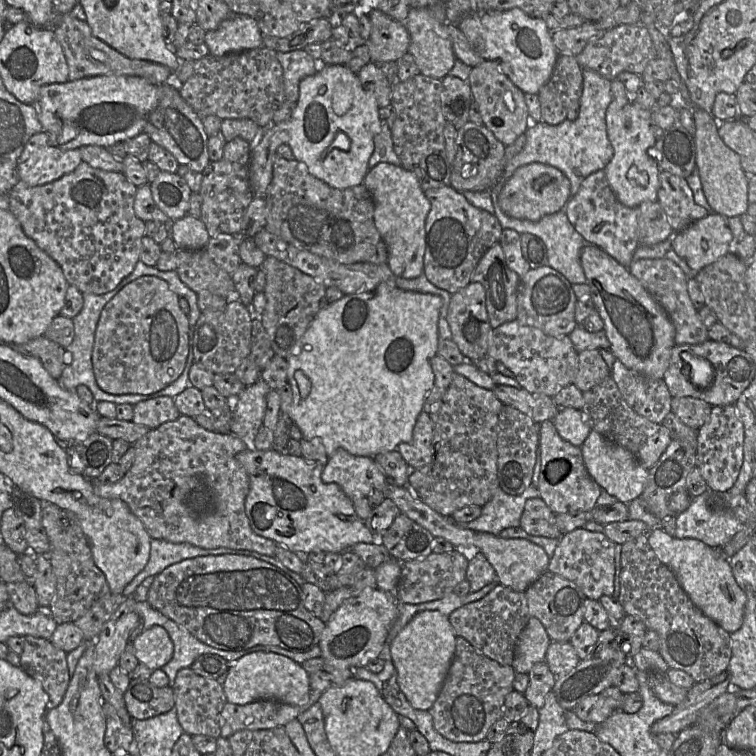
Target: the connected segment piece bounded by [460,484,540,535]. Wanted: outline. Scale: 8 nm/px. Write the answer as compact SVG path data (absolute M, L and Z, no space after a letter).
M533 484L520 495L509 495L498 486L491 499L482 507L481 515L460 525L474 531L499 535L504 529L520 527L526 501L537 497L540 497L540 491Z

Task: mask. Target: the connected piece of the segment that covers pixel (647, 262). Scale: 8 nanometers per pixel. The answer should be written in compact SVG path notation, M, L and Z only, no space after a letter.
M663 257L657 259L643 258L632 261L629 272L637 278L643 287L666 312L675 328L675 343L700 344L709 339L708 328L703 324L688 294L688 277L672 260Z

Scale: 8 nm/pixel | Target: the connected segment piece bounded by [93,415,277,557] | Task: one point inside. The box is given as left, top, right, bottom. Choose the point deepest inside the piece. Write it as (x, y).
(179, 459)

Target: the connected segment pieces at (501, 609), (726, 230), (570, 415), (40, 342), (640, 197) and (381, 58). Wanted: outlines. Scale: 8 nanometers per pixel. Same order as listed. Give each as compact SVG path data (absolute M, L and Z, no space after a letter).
M498 583L483 598L452 612L449 621L456 635L465 638L479 652L502 665L512 665L517 642L530 617L525 592Z
M709 213L673 236L673 250L699 272L733 250L735 239L727 218Z
M575 408L559 410L554 425L562 439L580 448L592 430L582 411Z
M40 336L23 344L9 345L24 356L31 356L39 359L47 372L58 380L64 369L65 349Z
M615 99L606 111L606 129L614 155L604 171L617 199L627 207L639 207L645 201L658 200L661 169L650 154L657 140L652 131L651 114L652 110L644 109L633 101L621 105Z
M374 9L368 15L372 29L365 44L369 48L373 63L382 64L398 61L408 52L410 35L405 25L380 9Z

